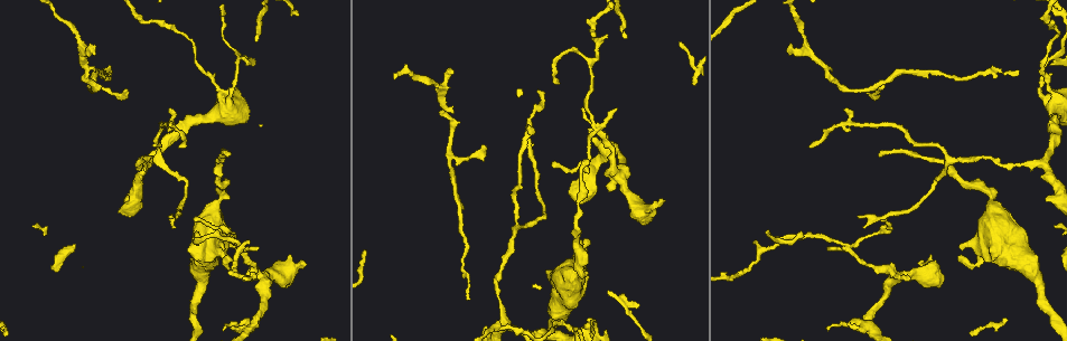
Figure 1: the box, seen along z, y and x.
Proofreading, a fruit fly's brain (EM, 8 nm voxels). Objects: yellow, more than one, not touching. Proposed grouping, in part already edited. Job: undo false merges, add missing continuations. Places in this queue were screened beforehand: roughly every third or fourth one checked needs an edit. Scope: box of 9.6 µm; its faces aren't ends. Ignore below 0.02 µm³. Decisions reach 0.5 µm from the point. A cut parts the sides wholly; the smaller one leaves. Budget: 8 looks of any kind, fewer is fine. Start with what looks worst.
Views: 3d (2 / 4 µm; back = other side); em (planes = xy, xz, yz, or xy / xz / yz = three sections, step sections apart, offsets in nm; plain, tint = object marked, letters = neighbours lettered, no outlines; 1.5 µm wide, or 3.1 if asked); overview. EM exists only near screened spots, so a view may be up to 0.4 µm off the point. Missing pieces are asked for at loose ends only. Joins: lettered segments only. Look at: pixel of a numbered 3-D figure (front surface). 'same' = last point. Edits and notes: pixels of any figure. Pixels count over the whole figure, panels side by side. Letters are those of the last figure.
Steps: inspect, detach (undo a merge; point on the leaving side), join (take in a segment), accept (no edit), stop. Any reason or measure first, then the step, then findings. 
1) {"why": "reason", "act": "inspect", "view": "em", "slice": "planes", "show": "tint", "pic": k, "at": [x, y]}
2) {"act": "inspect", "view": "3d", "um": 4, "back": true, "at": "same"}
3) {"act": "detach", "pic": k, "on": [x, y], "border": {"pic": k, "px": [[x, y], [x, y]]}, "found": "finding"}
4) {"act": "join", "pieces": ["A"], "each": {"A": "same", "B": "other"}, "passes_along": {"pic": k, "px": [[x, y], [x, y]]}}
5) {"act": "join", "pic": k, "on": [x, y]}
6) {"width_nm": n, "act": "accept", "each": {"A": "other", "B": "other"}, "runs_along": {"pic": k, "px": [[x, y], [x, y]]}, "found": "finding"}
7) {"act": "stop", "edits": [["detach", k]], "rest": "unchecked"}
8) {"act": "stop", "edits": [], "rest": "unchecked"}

{"why": "free end", "act": "inspect", "view": "3d", "um": 2, "pic": 1, "at": [827, 328]}

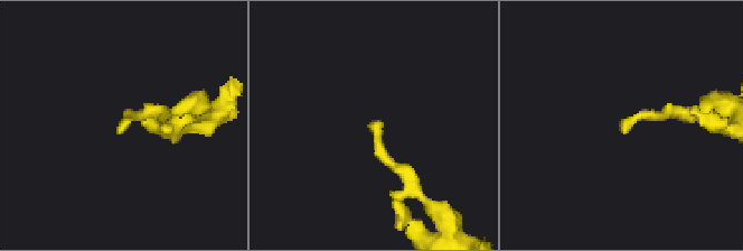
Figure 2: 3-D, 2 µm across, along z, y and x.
{"act": "inspect", "view": "em", "slice": "planes", "show": "letters", "pic": 2, "at": [372, 122]}

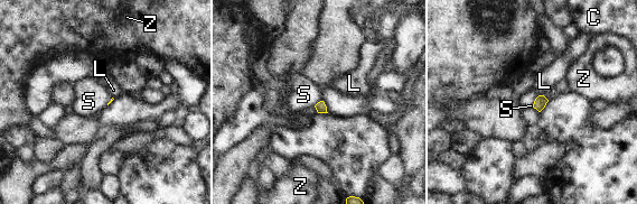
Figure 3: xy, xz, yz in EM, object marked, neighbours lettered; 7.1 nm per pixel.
{"act": "accept", "each": {"C": "other", "L": "other", "S": "other", "Z": "other"}, "border": {"pic": 3, "px": [[539, 95], [532, 107]]}, "found": "no lettered segment goes on from it"}

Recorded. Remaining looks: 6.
{"why": "end of a long branch", "act": "inspect", "view": "em", "slice": "xz", "step": 4, "show": "tint", "pic": 1, "at": [880, 150]}

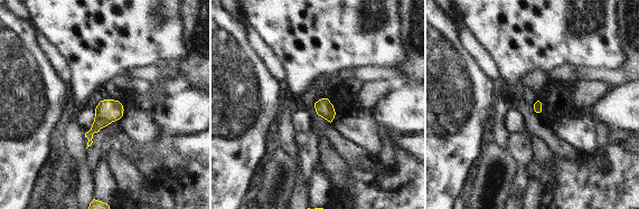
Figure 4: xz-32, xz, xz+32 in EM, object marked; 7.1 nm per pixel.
{"why": "cut it another way", "act": "inspect", "view": "em", "slice": "planes", "show": "letters", "at": "same"}

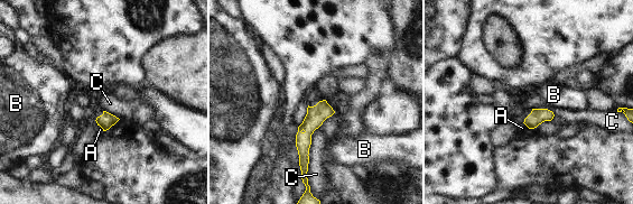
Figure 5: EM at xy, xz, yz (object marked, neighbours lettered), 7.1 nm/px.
{"act": "accept", "each": {"A": "other", "B": "other", "C": "other"}, "runs_along": {"pic": 5, "px": [[324, 103], [304, 133], [304, 170]]}, "found": "none of them fits"}

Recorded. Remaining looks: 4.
{"why": "sharp bend", "act": "inspect", "view": "em", "slice": "planes", "show": "letters", "pic": 1, "at": [847, 248]}

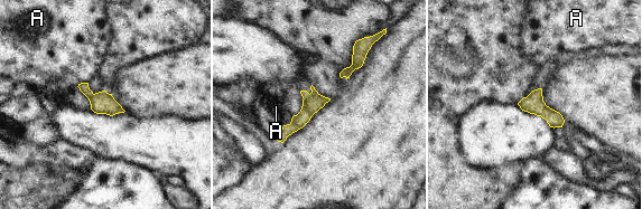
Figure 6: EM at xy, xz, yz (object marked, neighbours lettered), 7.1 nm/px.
{"longest_contact_nm": ["A", 90], "act": "detach", "pic": 6, "on": [303, 117], "each": {"A": "other"}, "part_leaving": {"pic": 6, "px": [[304, 111], [304, 114], [279, 138]]}, "found": "a second cell is stuck on"}

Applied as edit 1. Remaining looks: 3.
{"act": "stop", "edits": [["detach", 6]], "rest": "unchecked"}

